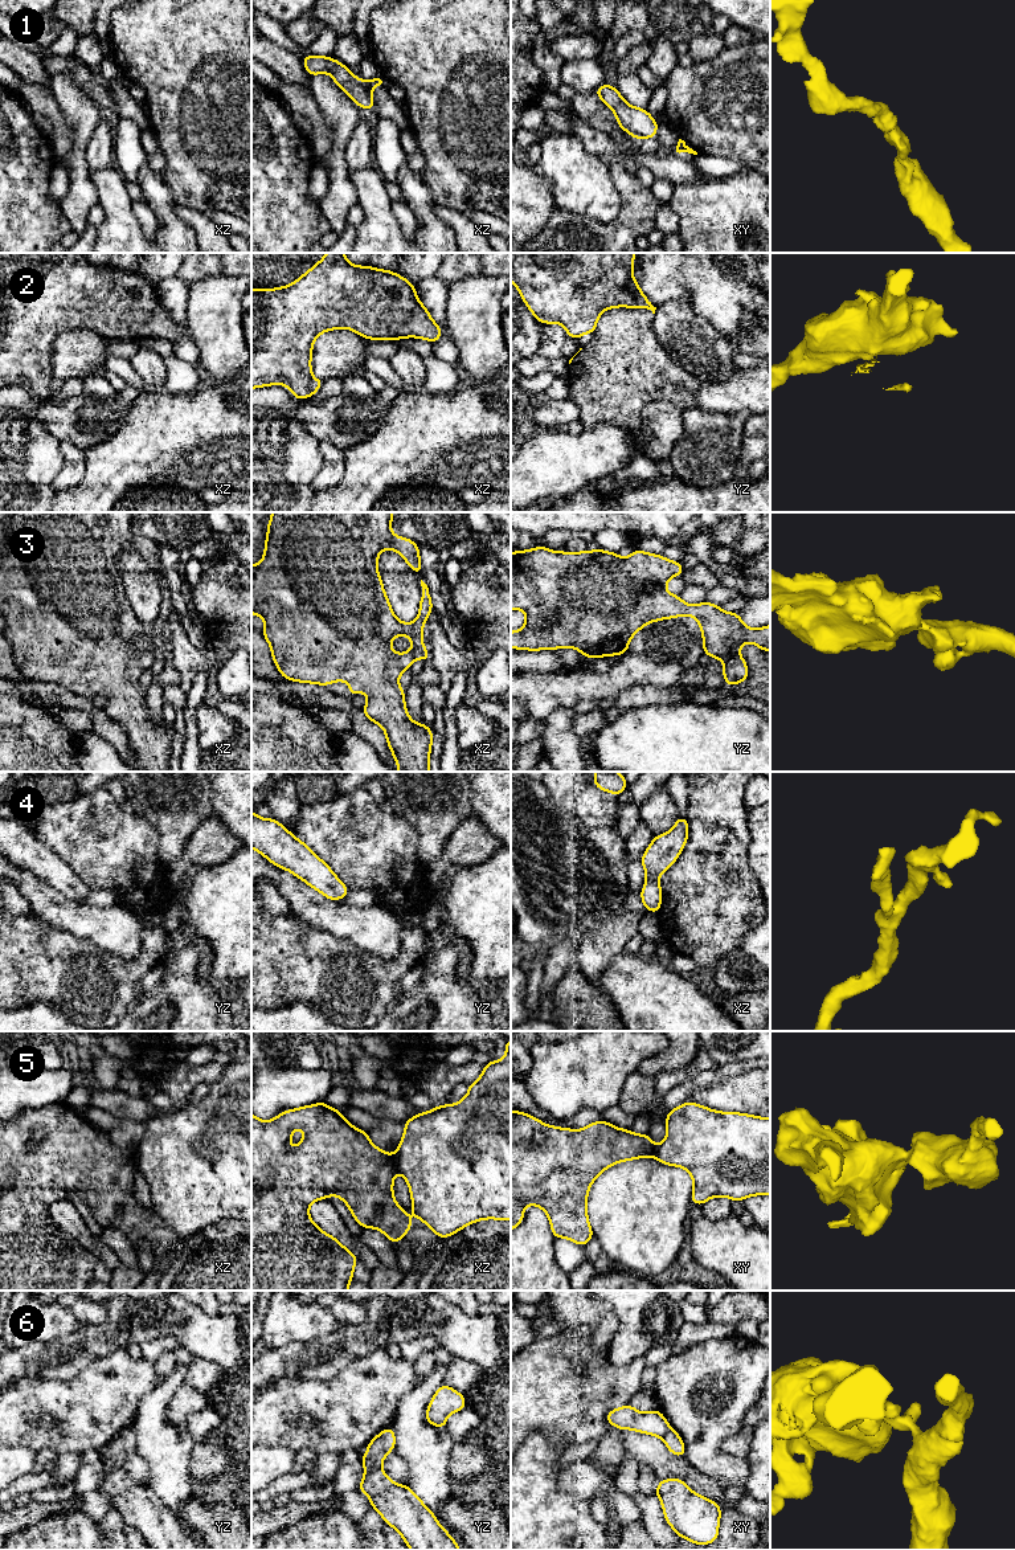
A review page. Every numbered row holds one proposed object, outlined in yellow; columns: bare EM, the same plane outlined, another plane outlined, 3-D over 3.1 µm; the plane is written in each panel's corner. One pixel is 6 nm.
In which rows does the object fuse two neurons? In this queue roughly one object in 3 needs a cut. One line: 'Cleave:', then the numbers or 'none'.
Cleave: 2, 5, 6

